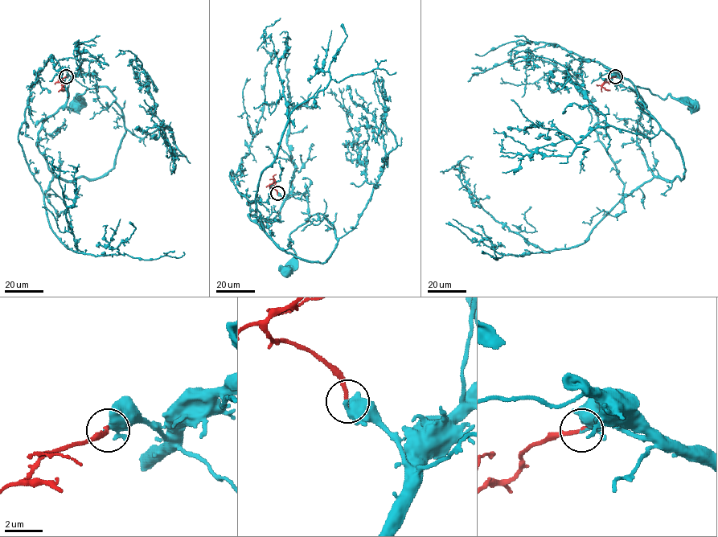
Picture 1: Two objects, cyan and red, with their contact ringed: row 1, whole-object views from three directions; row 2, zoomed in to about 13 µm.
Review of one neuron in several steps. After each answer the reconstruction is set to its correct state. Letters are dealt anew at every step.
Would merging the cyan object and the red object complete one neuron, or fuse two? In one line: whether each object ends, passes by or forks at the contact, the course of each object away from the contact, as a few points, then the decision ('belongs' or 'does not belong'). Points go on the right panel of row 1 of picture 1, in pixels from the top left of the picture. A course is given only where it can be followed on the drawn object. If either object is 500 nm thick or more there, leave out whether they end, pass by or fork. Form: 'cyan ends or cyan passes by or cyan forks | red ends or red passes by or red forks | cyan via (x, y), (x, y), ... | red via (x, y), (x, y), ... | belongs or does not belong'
cyan ends | red ends | cyan via (615, 76), (642, 100), (637, 145), (655, 176), (681, 178), (683, 161), (636, 87), (691, 105) | red via (615, 76), (602, 85), (609, 90) | belongs

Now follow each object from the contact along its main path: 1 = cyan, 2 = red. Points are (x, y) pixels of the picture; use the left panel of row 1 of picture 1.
1: (66, 76), (38, 149), (55, 176), (103, 177), (122, 110), (103, 87), (74, 105)
2: (66, 76), (58, 82), (63, 87), (60, 90)

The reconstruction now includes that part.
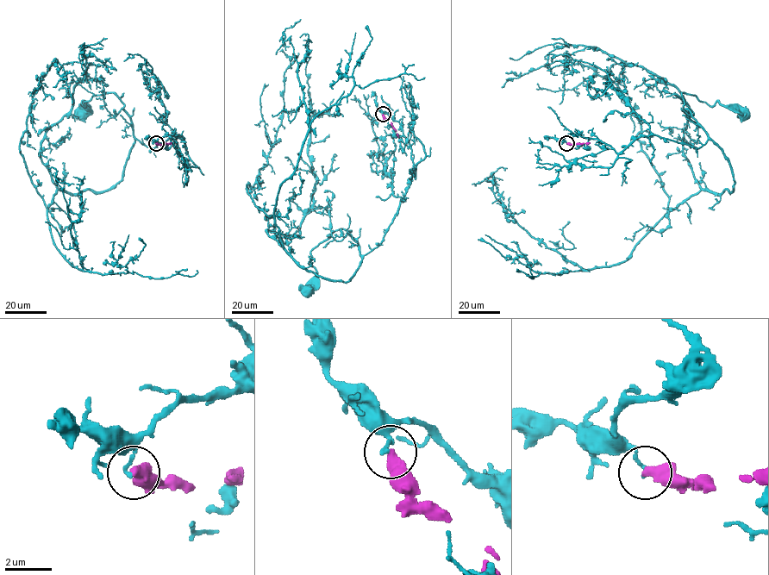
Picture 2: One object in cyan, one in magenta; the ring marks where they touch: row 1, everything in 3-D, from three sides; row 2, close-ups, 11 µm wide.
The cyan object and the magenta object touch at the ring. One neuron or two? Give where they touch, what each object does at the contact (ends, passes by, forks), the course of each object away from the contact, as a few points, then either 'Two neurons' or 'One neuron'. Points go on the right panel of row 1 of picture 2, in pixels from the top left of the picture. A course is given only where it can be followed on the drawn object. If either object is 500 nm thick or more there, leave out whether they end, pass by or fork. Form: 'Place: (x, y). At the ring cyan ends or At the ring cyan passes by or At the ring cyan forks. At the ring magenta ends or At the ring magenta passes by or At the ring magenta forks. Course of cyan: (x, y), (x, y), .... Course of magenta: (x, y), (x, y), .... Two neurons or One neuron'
Place: (566, 143). At the ring cyan ends. At the ring magenta ends. Course of cyan: (566, 143), (579, 134), (621, 153), (650, 135), (699, 147), (707, 133), (683, 107), (682, 93), (741, 113). Course of magenta: (566, 143), (590, 142). Two neurons

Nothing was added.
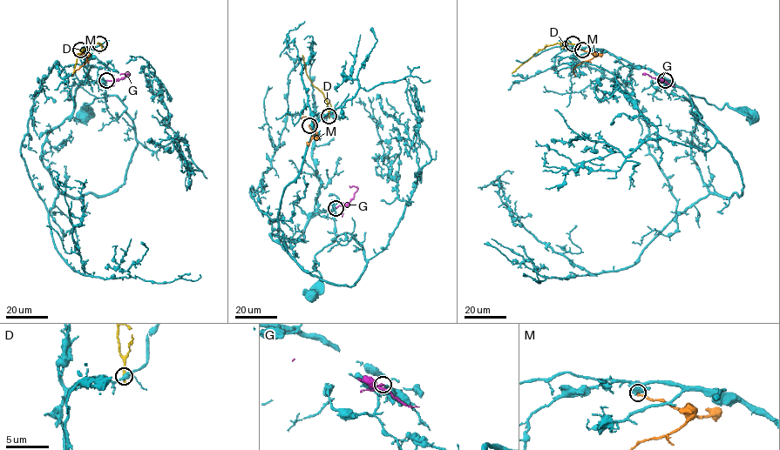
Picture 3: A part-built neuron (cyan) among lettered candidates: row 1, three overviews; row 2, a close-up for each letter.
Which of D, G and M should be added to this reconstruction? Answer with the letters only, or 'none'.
G

